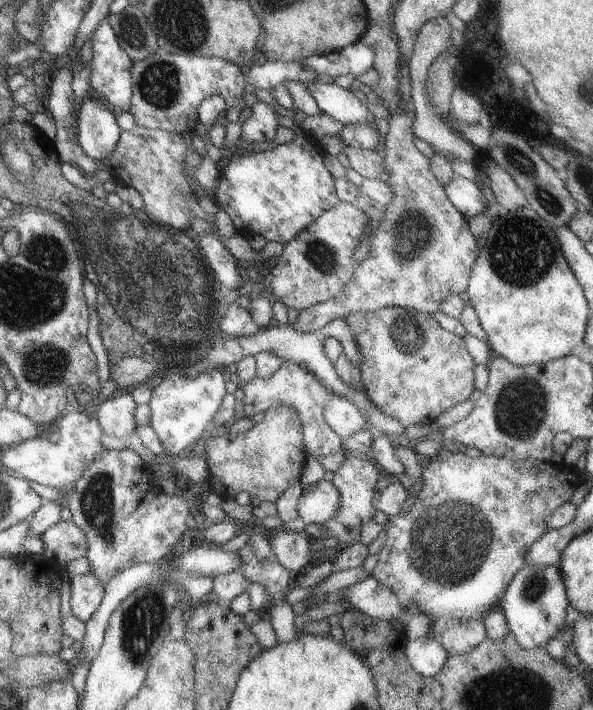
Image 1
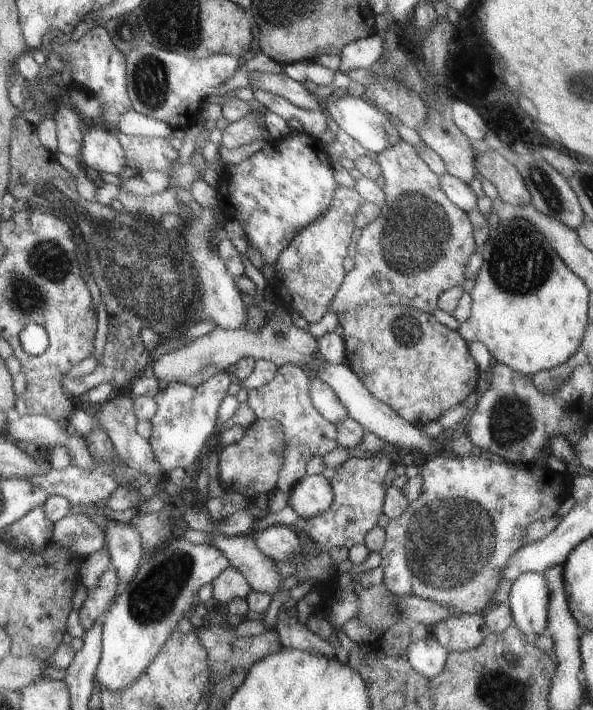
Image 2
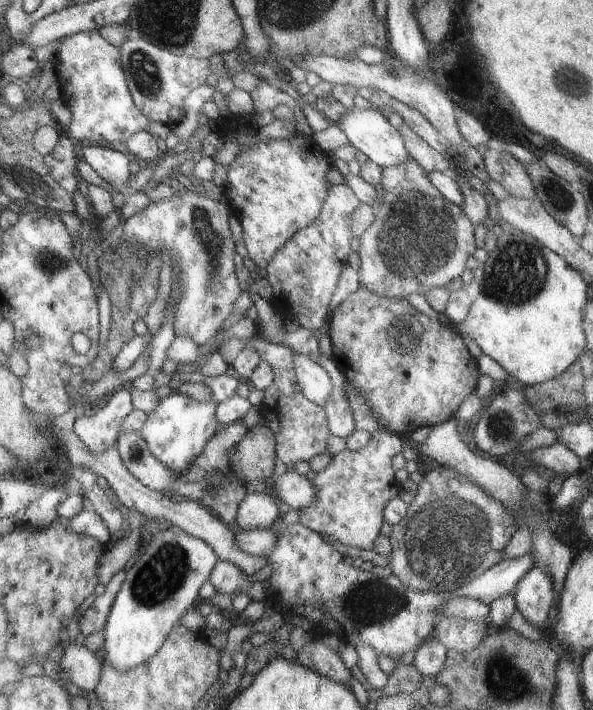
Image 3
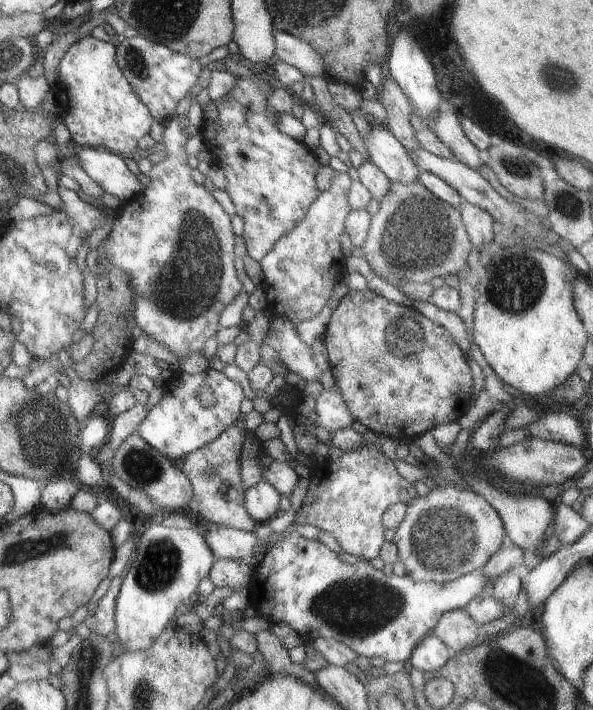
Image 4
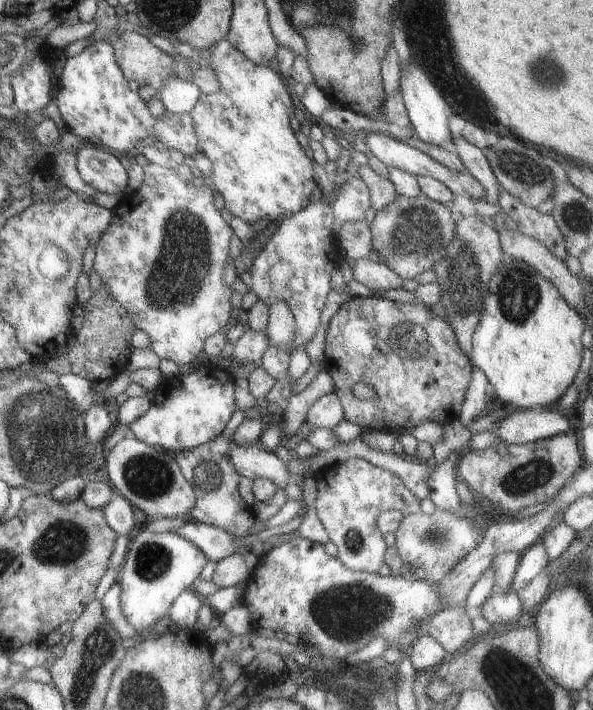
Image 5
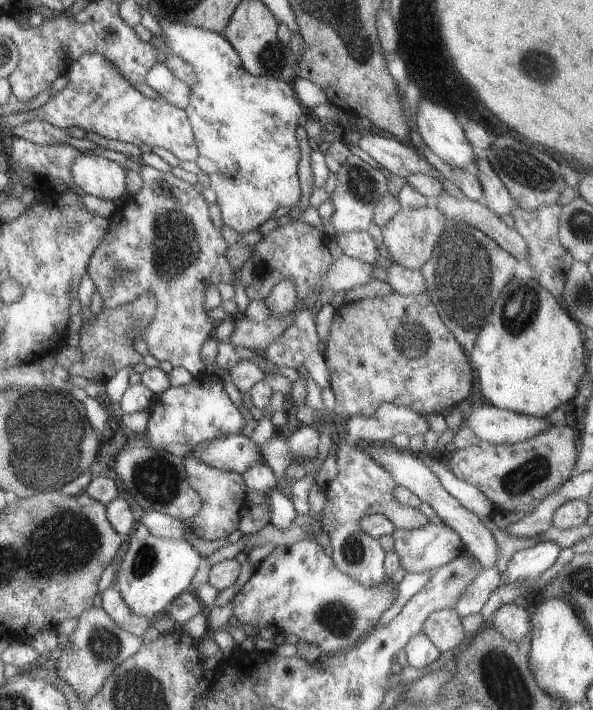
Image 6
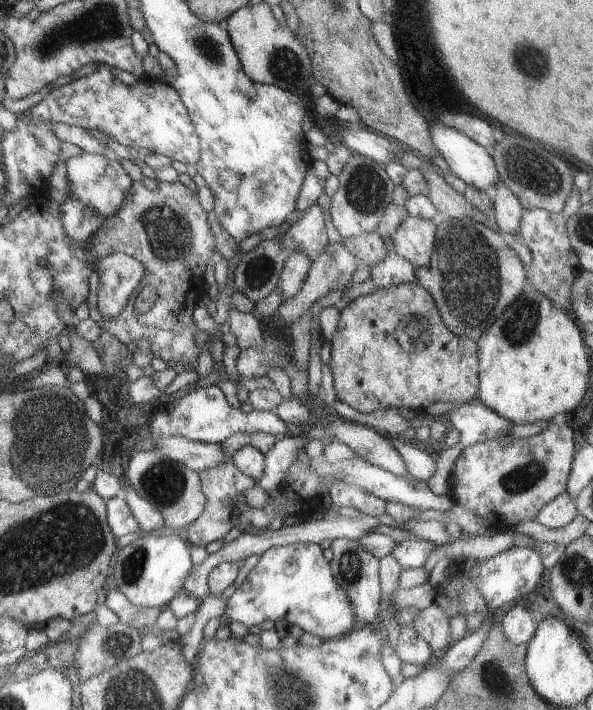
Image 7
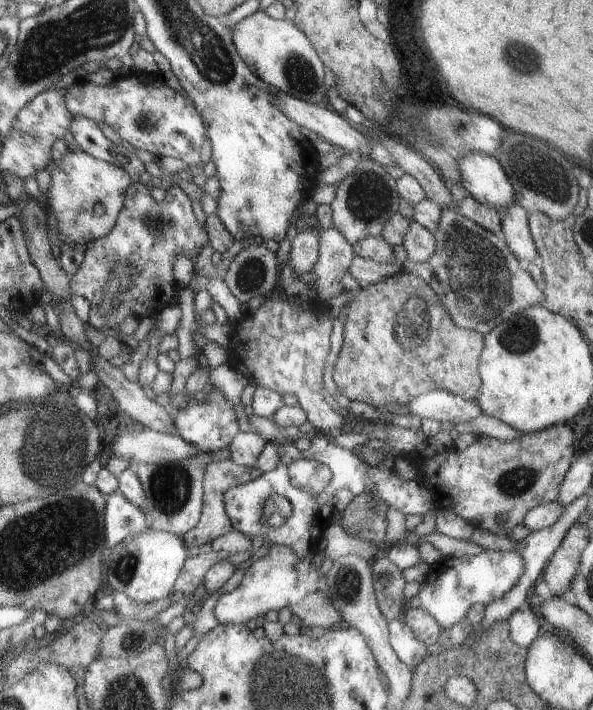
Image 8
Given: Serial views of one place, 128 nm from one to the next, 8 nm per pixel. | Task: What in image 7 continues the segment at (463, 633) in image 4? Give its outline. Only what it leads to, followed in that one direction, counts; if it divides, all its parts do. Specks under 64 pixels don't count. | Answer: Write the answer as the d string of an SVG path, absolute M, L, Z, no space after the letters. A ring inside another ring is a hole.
M429 604L425 609L419 610L412 619L411 625L415 633L431 650L431 653L442 654L447 650L448 619L435 604Z

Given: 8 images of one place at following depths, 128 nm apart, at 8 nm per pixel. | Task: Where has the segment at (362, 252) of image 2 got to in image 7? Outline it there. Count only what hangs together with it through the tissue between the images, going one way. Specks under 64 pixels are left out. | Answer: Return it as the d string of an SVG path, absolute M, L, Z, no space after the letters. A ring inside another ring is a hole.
M407 216L391 238L392 250L414 268L427 265L435 246L435 232L434 221Z

